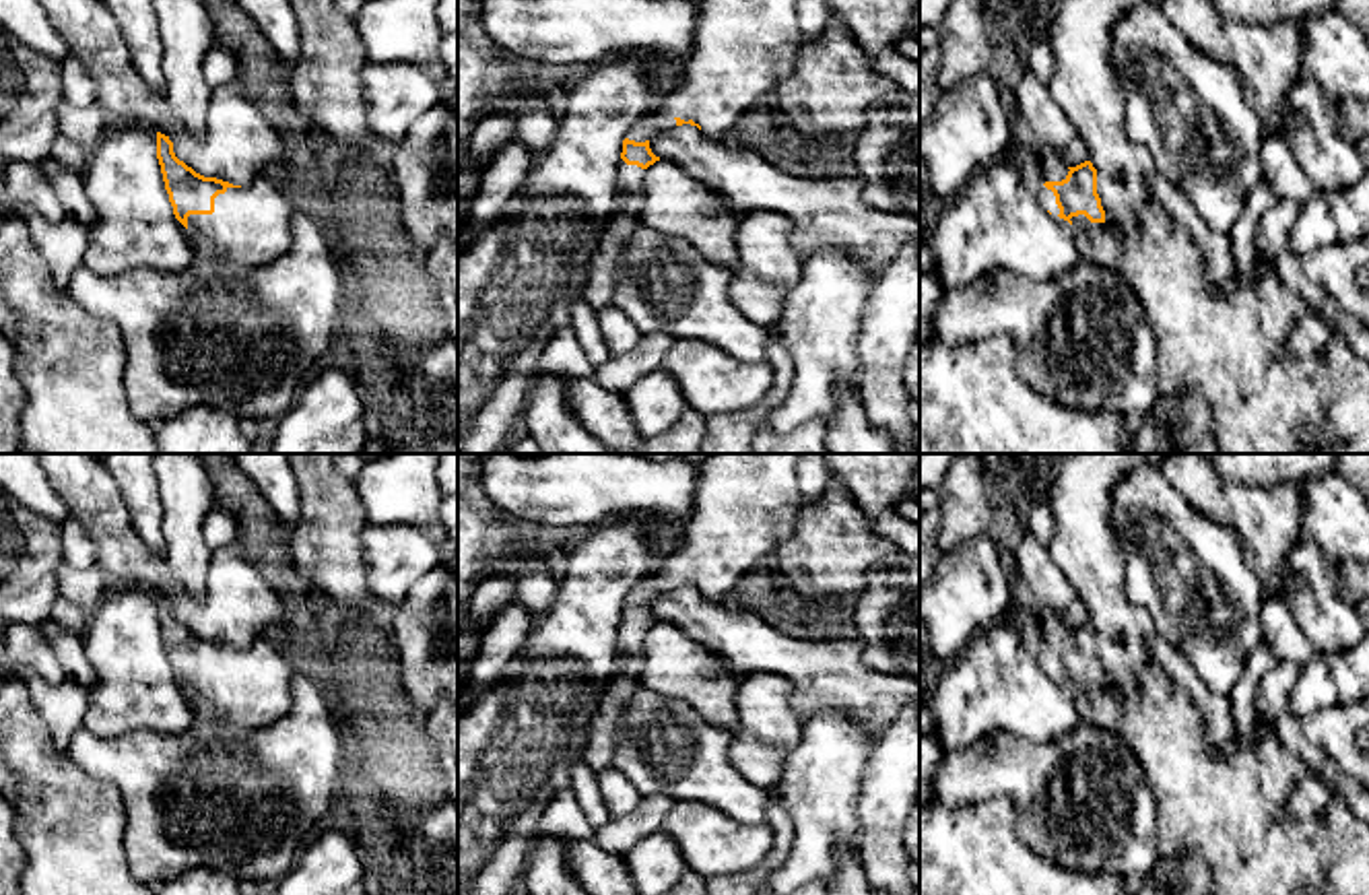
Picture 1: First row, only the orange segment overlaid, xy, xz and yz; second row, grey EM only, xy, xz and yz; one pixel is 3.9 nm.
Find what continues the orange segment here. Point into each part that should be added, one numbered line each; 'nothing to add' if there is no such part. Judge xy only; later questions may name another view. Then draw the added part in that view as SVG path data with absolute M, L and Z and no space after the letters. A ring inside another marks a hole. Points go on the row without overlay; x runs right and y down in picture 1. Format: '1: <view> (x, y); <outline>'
1: xy (250, 687); M268 637L245 650L227 650L212 676L190 676L188 695L200 720L262 728L282 718L293 701L293 666Z

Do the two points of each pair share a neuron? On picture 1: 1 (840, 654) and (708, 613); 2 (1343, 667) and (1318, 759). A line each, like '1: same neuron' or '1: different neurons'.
1: same neuron
2: different neurons

